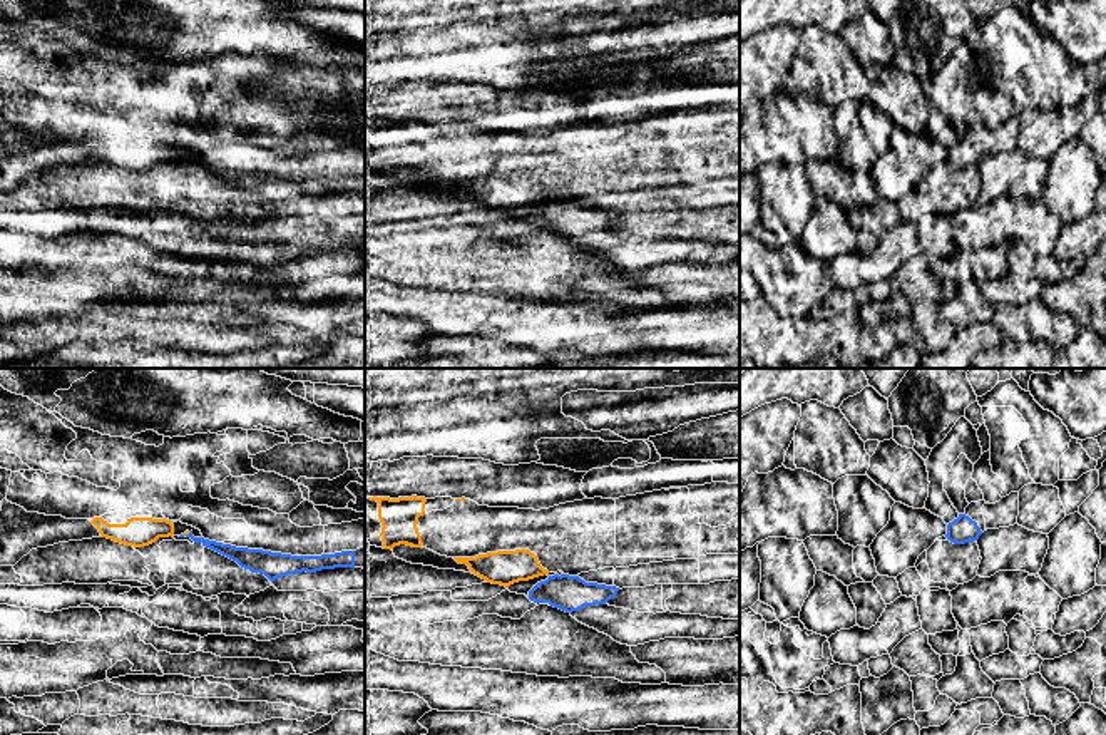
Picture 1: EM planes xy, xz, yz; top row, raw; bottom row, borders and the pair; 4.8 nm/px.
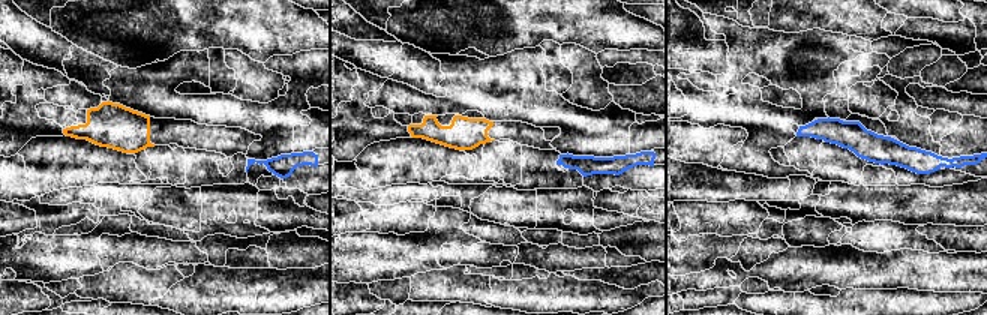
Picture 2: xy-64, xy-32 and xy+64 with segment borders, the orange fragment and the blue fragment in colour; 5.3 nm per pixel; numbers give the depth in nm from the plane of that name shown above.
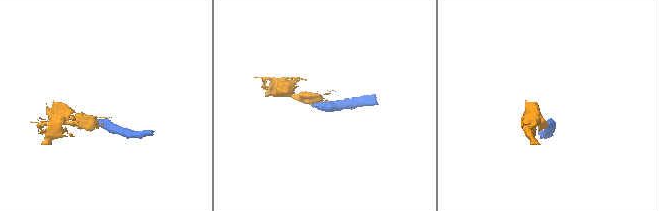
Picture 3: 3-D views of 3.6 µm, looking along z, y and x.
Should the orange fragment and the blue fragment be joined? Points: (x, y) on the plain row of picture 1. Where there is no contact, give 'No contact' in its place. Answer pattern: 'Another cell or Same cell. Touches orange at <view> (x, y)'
Another cell. Touches orange at xy (186, 159)

